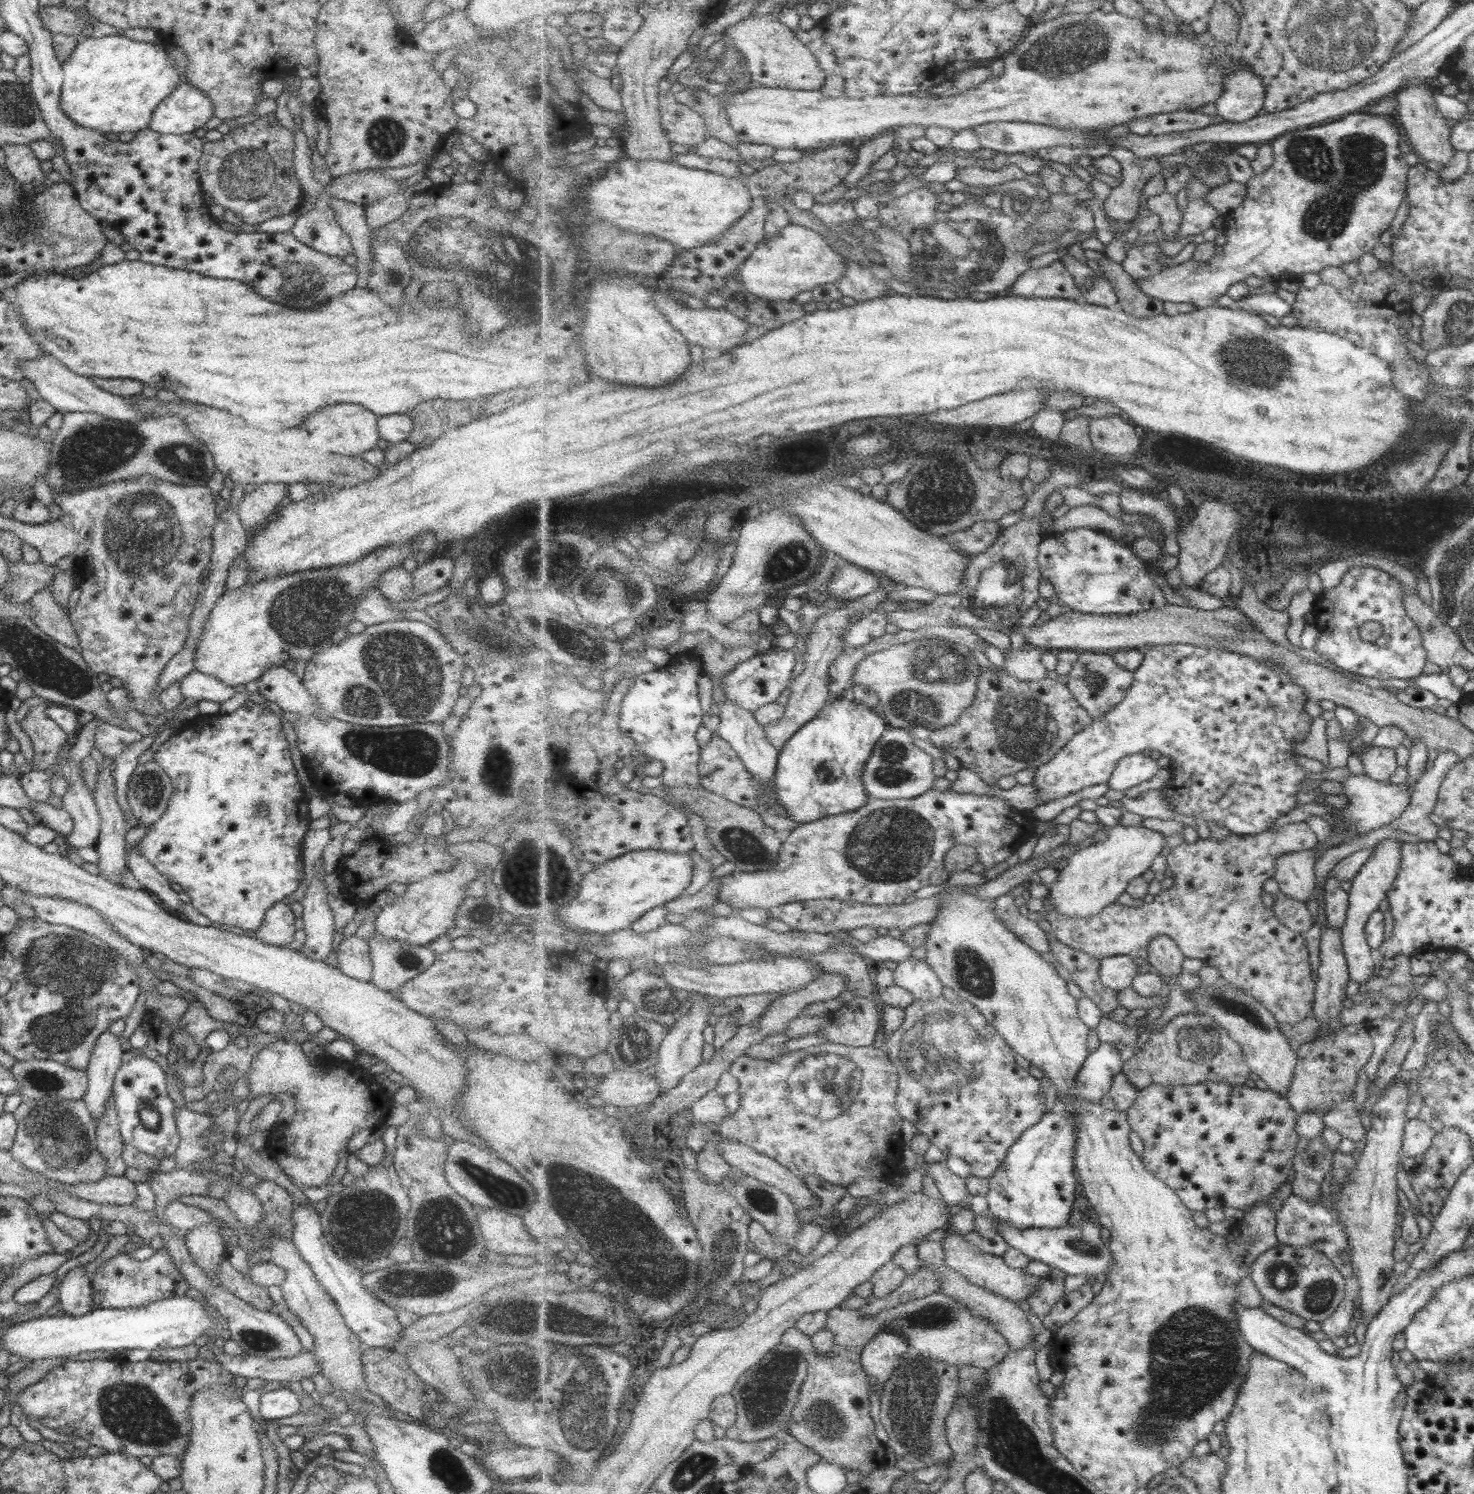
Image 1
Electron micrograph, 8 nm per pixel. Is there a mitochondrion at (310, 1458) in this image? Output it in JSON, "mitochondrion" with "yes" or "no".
{"mitochondrion":"no"}

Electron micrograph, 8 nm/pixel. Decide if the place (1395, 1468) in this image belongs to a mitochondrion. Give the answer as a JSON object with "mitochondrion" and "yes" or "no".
{"mitochondrion":"no"}

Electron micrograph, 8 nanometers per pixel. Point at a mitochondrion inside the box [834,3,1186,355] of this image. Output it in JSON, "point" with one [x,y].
{"point":[1073,50]}

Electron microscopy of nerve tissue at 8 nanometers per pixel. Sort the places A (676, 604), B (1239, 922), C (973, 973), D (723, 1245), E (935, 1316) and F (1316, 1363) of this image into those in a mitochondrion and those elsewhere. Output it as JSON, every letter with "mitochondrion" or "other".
{"A":"other","B":"other","C":"mitochondrion","D":"mitochondrion","E":"mitochondrion","F":"other"}

